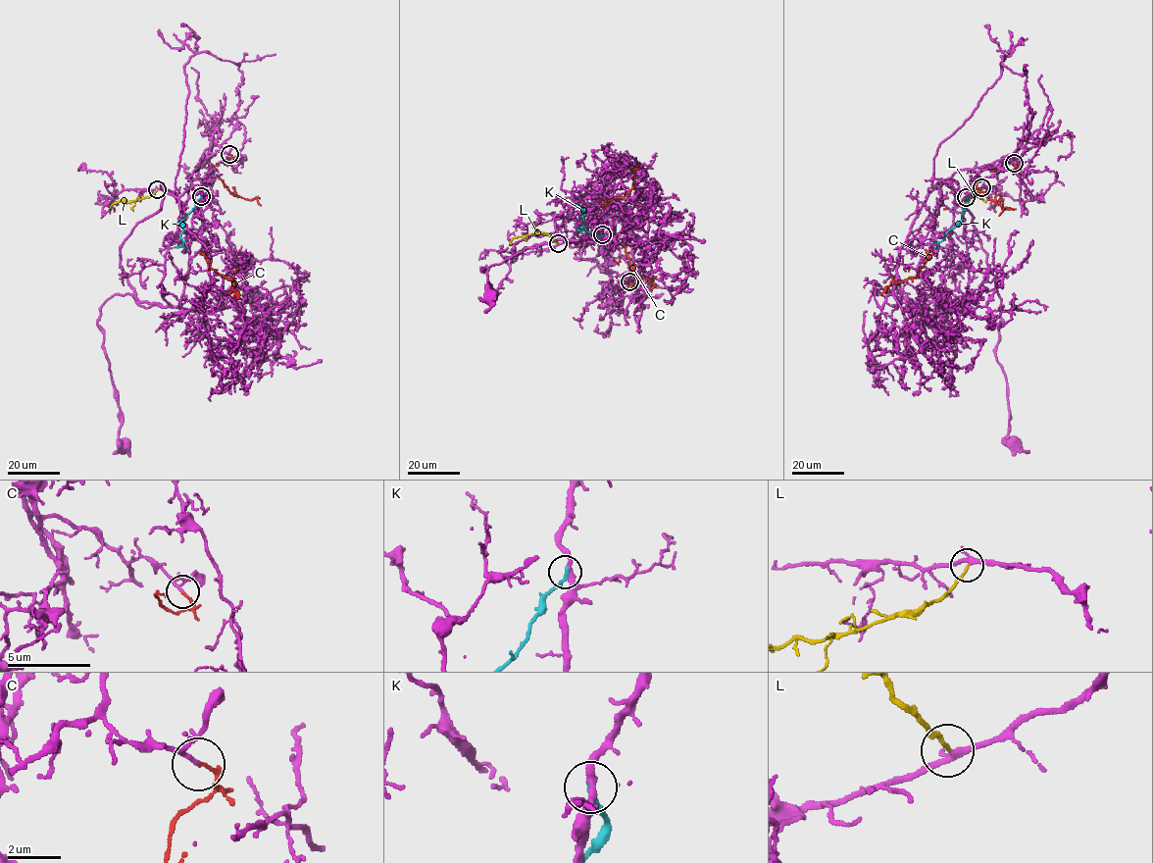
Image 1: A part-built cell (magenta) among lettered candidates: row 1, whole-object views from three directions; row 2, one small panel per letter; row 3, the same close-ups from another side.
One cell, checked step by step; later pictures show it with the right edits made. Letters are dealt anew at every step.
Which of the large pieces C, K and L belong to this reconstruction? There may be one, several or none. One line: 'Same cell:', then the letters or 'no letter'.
Same cell: L

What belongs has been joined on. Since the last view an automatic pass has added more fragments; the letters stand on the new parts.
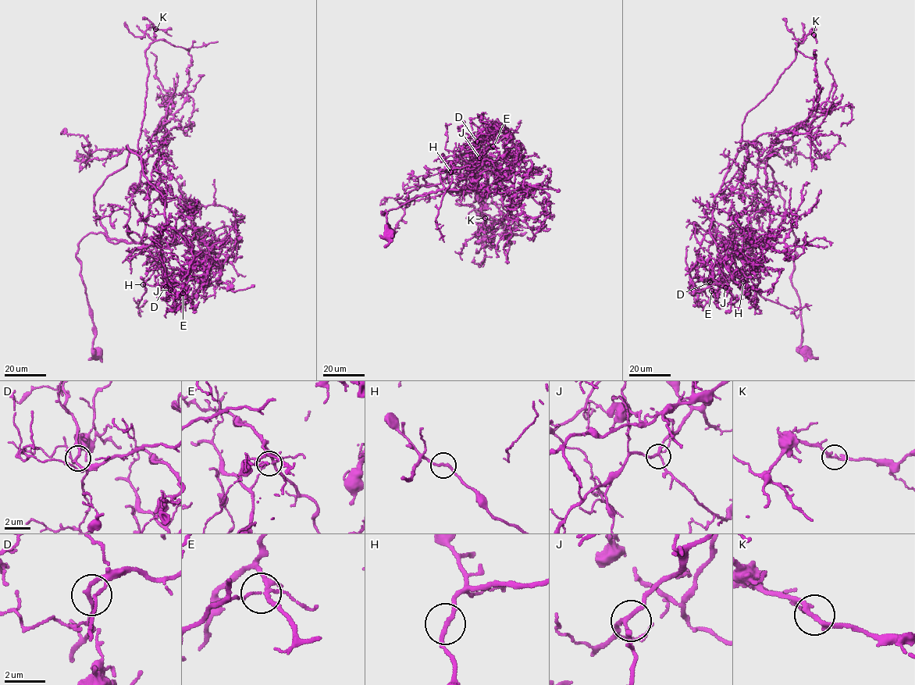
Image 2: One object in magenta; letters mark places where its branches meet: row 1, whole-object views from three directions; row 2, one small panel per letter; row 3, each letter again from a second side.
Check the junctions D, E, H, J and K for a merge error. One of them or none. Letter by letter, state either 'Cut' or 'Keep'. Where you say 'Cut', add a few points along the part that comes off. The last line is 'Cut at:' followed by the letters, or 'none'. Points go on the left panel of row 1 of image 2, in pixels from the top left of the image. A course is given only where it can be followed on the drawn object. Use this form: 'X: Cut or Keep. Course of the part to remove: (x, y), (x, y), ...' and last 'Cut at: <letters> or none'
D: Keep
E: Cut. Course of the part to remove: (183, 294), (179, 297), (165, 282), (161, 285), (144, 283), (146, 290), (137, 307), (147, 301)
H: Keep
J: Keep
K: Keep
Cut at: E

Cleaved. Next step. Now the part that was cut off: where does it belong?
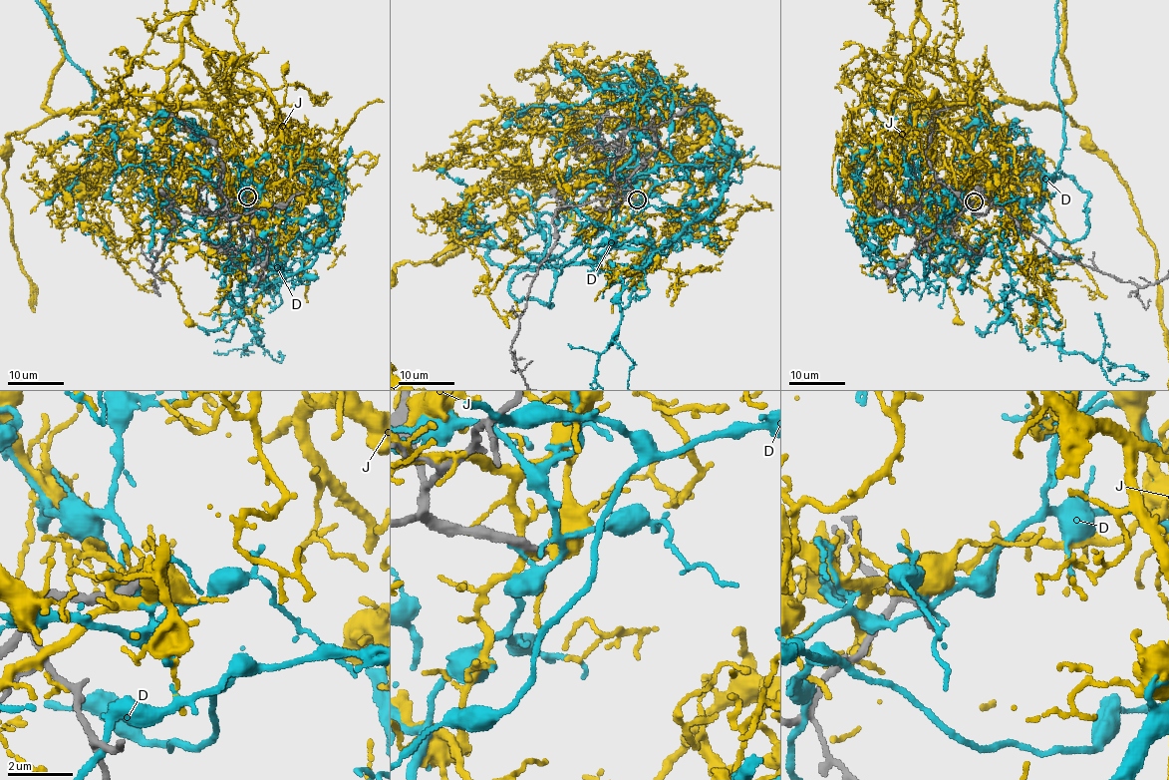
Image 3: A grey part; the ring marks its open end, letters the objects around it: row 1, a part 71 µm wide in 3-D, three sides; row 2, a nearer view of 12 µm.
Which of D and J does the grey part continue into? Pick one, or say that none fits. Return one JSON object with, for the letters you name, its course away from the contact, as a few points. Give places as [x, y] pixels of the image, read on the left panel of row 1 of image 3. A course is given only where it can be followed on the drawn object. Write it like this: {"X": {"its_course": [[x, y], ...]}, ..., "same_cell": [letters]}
{"same_cell": []}

